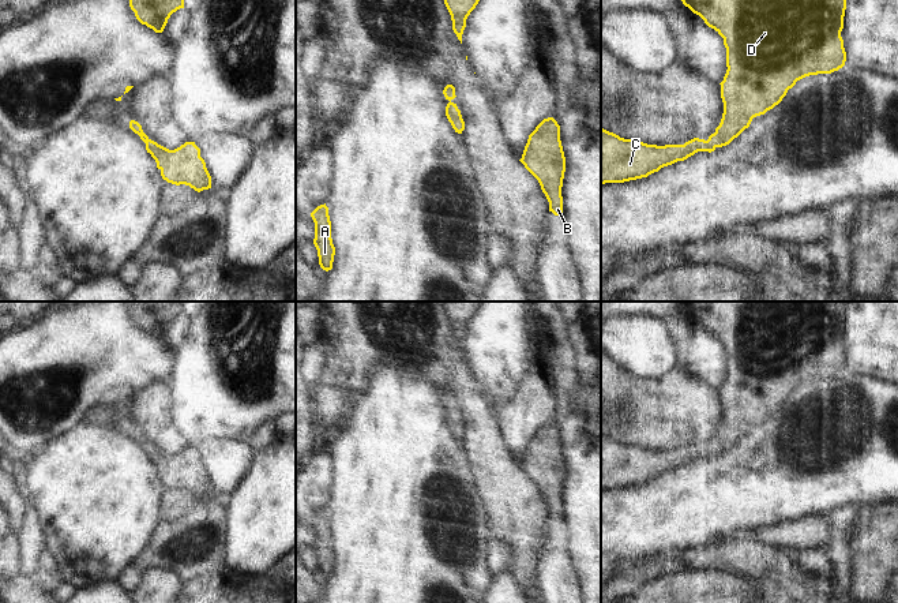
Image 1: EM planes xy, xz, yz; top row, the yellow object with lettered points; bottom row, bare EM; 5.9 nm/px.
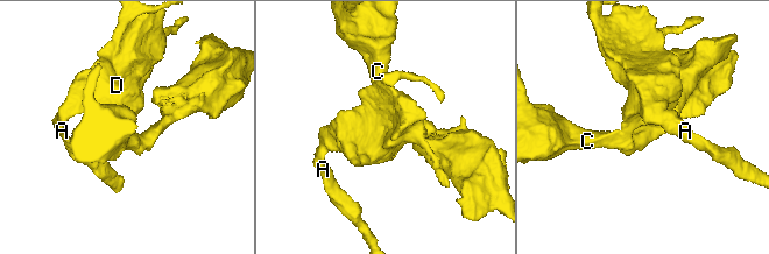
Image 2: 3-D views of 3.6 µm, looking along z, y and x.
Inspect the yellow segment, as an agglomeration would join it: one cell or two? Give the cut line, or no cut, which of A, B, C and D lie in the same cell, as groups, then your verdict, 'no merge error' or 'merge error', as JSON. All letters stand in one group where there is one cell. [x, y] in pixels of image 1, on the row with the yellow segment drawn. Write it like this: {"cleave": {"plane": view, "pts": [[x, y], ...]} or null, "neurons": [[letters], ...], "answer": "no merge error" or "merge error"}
{"cleave": null, "neurons": [["A", "B", "C", "D"]], "answer": "no merge error"}

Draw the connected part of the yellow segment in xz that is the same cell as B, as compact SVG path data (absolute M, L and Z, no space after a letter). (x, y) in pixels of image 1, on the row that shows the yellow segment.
M553 117L544 119L529 135L519 161L538 180L549 202L549 211L555 216L563 214L561 187L566 157L560 141L560 126Z

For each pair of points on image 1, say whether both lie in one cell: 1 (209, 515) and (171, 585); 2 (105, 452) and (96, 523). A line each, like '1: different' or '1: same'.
1: different
2: same

